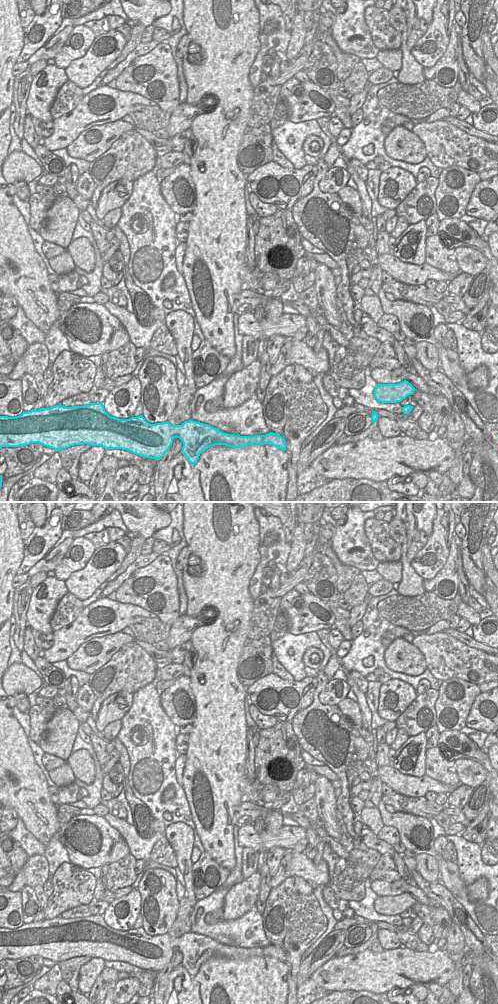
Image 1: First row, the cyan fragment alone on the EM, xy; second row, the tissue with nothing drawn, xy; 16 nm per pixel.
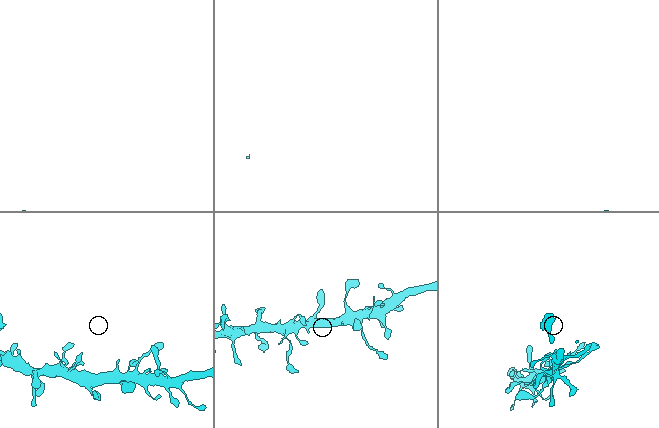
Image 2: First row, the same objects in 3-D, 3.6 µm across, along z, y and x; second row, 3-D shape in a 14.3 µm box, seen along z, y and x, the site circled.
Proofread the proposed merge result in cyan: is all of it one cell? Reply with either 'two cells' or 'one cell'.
one cell

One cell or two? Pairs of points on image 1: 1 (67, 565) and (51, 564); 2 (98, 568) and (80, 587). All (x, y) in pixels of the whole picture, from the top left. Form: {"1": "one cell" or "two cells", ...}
{"1": "two cells", "2": "one cell"}

